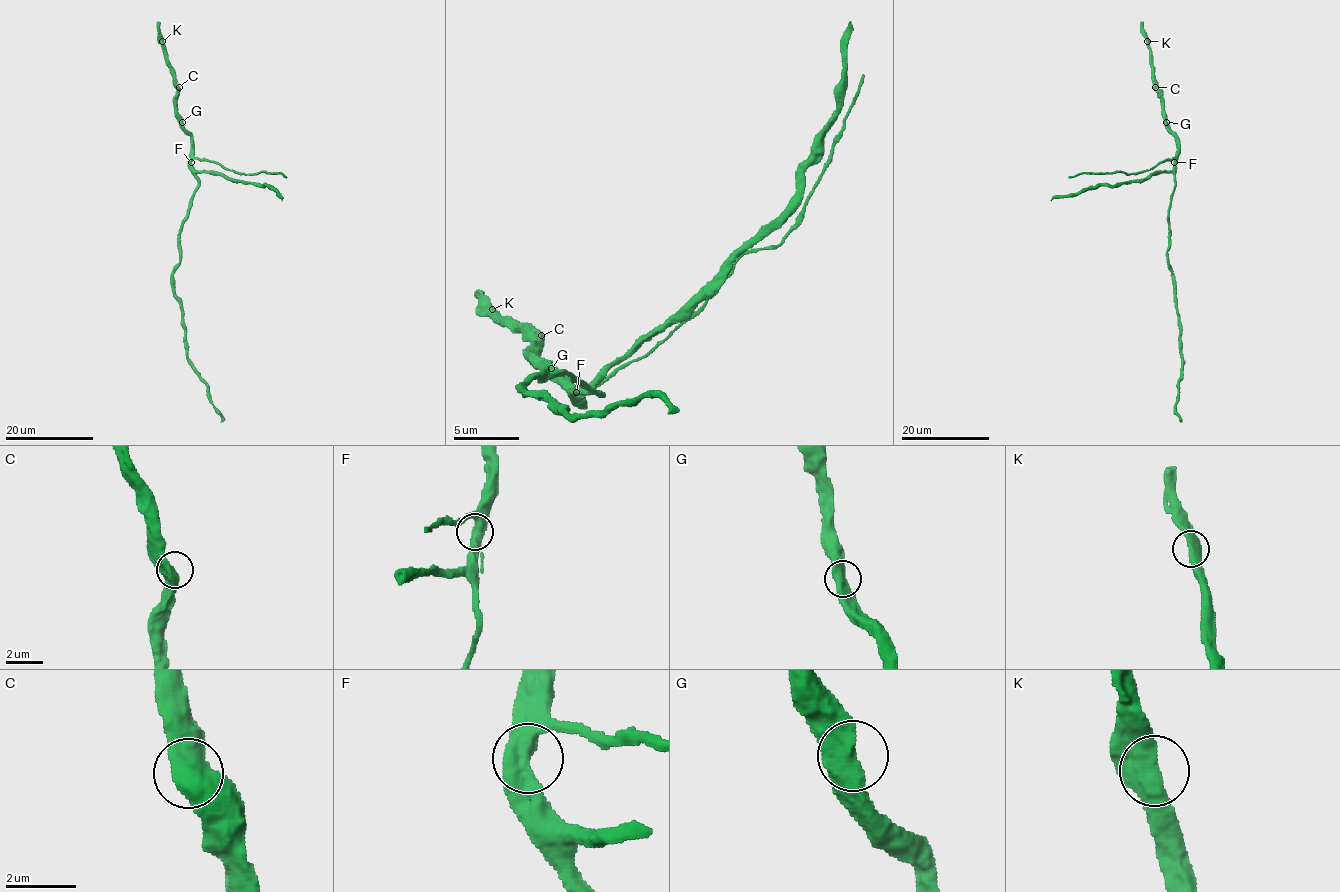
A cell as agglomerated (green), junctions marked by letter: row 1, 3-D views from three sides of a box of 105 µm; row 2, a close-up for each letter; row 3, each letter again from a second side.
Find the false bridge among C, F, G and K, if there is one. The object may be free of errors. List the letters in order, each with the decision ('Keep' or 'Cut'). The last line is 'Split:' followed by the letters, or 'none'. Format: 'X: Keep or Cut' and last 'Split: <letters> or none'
C: Keep
F: Keep
G: Keep
K: Keep
Split: none

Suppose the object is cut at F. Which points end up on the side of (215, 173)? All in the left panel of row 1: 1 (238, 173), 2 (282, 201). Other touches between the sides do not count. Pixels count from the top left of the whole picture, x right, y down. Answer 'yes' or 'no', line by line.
1: no
2: yes

